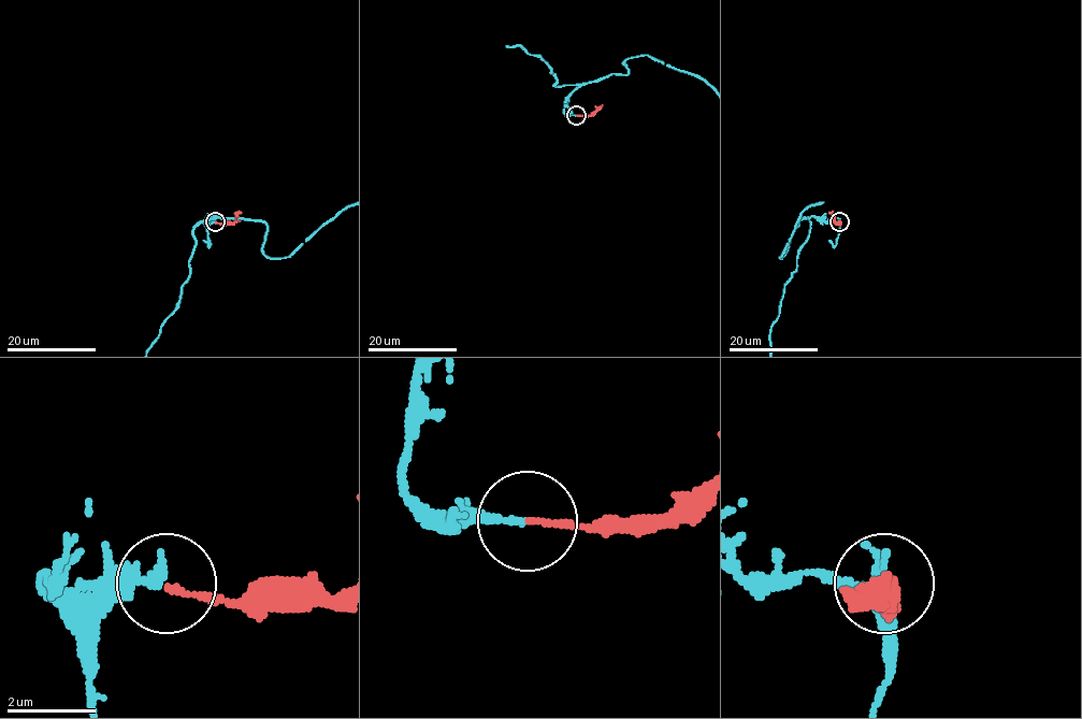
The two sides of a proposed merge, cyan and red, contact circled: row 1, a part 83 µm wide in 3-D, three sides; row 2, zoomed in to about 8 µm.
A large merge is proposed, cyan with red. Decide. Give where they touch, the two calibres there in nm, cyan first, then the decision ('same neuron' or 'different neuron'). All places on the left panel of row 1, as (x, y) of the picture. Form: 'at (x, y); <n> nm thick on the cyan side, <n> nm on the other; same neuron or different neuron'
at (215, 221); 280 nm thick on the cyan side, 120 nm on the other; same neuron

